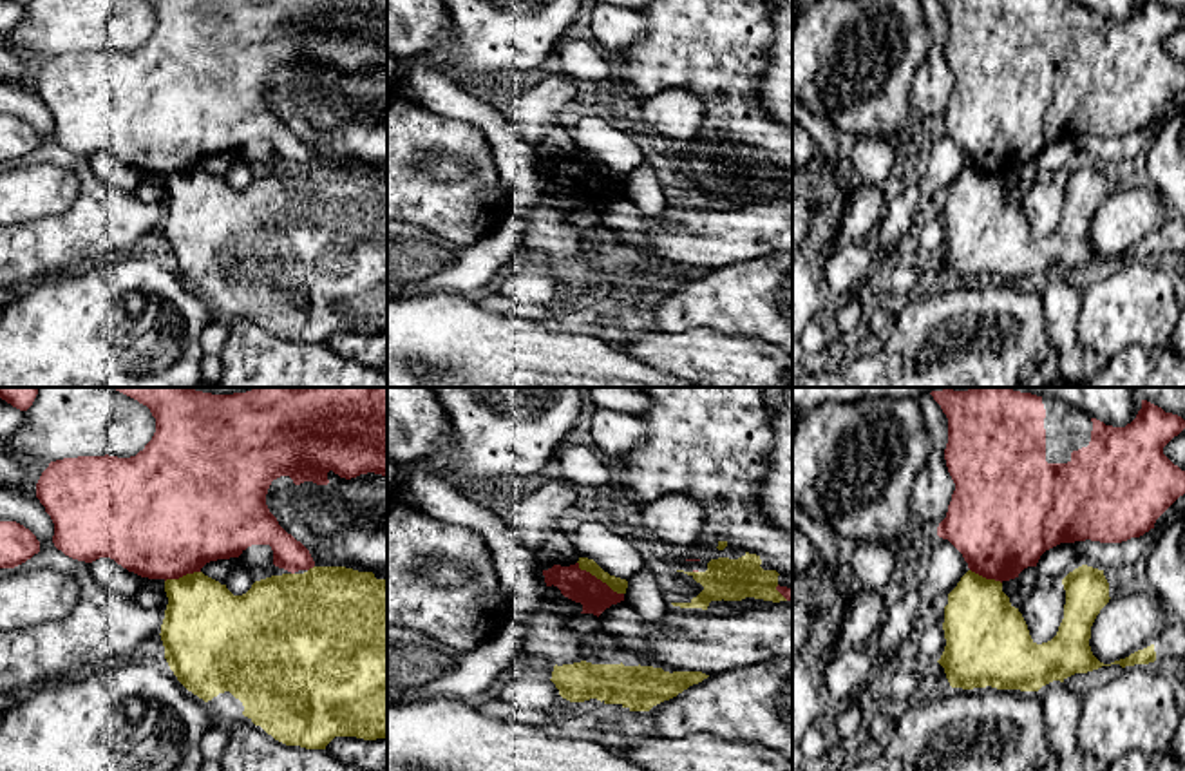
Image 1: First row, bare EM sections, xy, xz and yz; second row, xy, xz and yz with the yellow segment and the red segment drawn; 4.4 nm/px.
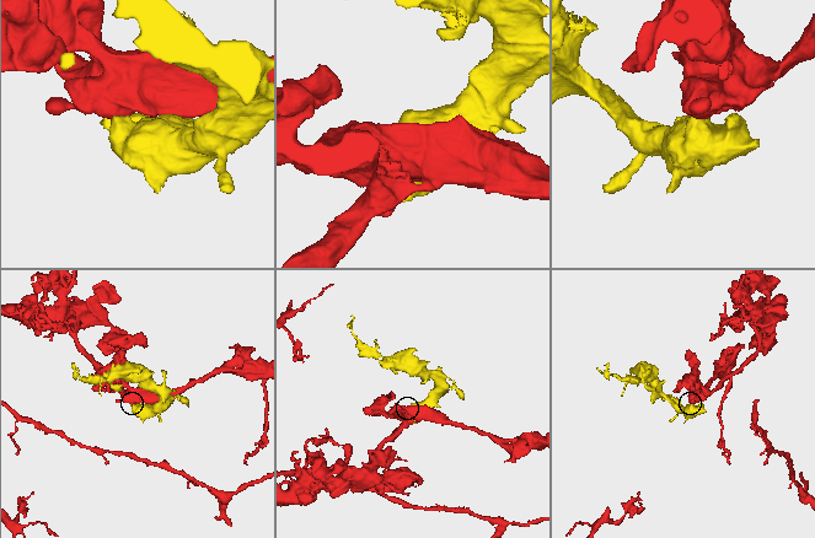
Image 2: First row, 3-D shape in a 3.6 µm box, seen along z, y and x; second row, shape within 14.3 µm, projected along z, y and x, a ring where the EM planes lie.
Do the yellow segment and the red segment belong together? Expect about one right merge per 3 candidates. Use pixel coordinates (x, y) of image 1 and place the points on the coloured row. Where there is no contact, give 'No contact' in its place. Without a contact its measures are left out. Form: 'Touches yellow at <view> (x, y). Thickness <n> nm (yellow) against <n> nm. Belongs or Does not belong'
Touches yellow at xz (599, 578). Thickness 70 nm (yellow) against 140 nm. Does not belong

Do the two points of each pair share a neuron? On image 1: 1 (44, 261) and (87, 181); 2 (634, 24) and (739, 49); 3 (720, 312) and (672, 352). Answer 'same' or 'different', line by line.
1: same
2: different
3: different

